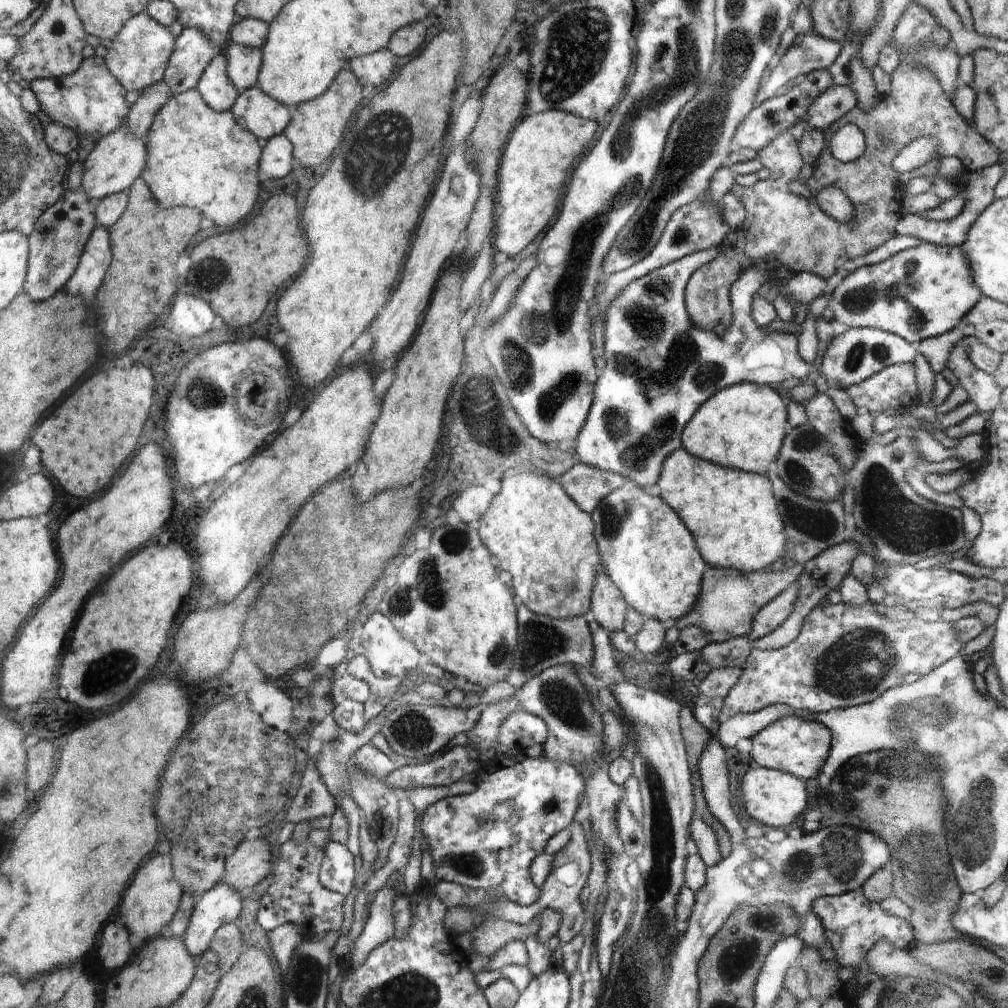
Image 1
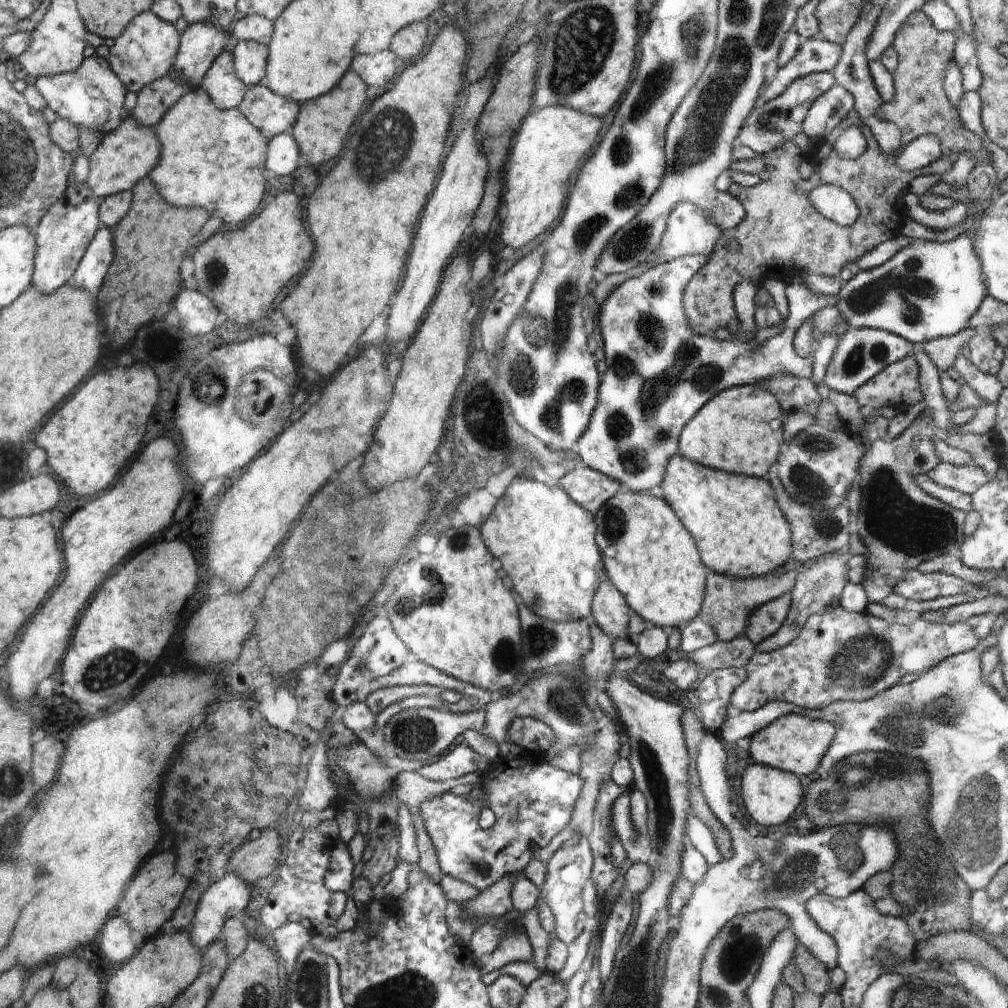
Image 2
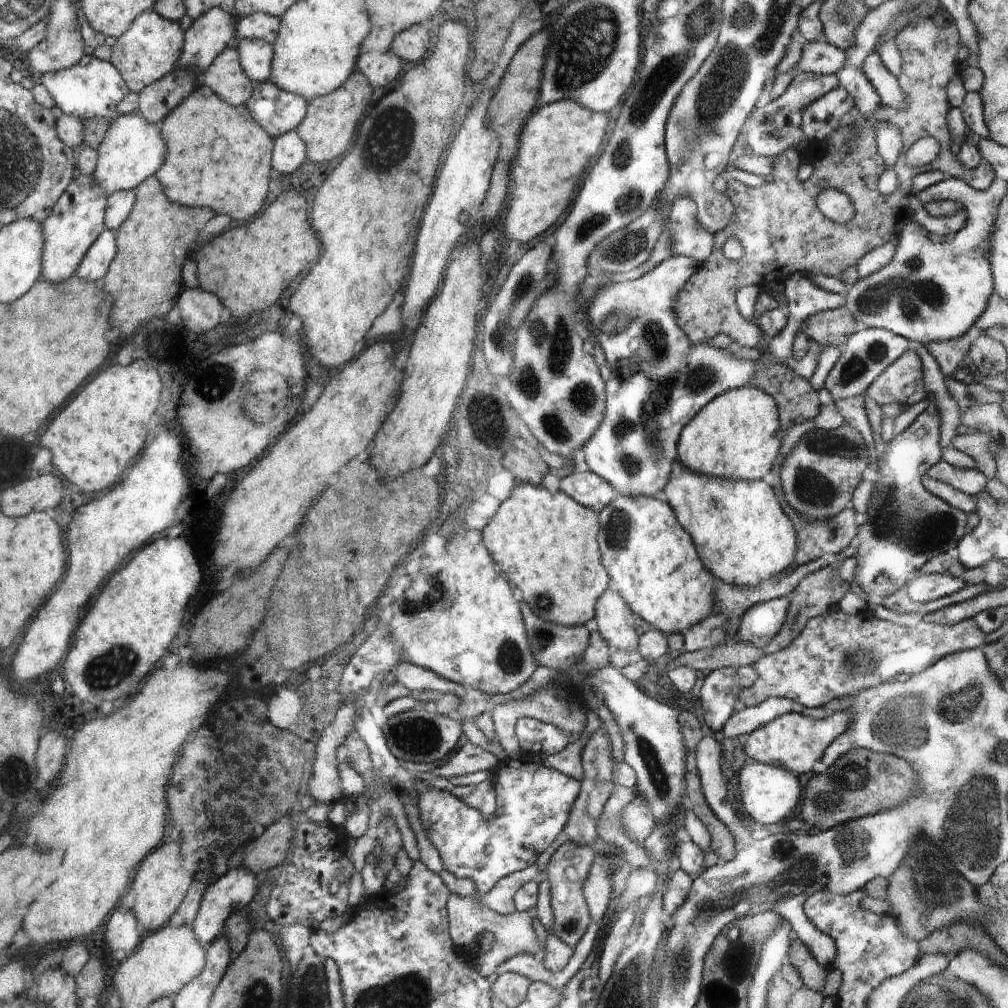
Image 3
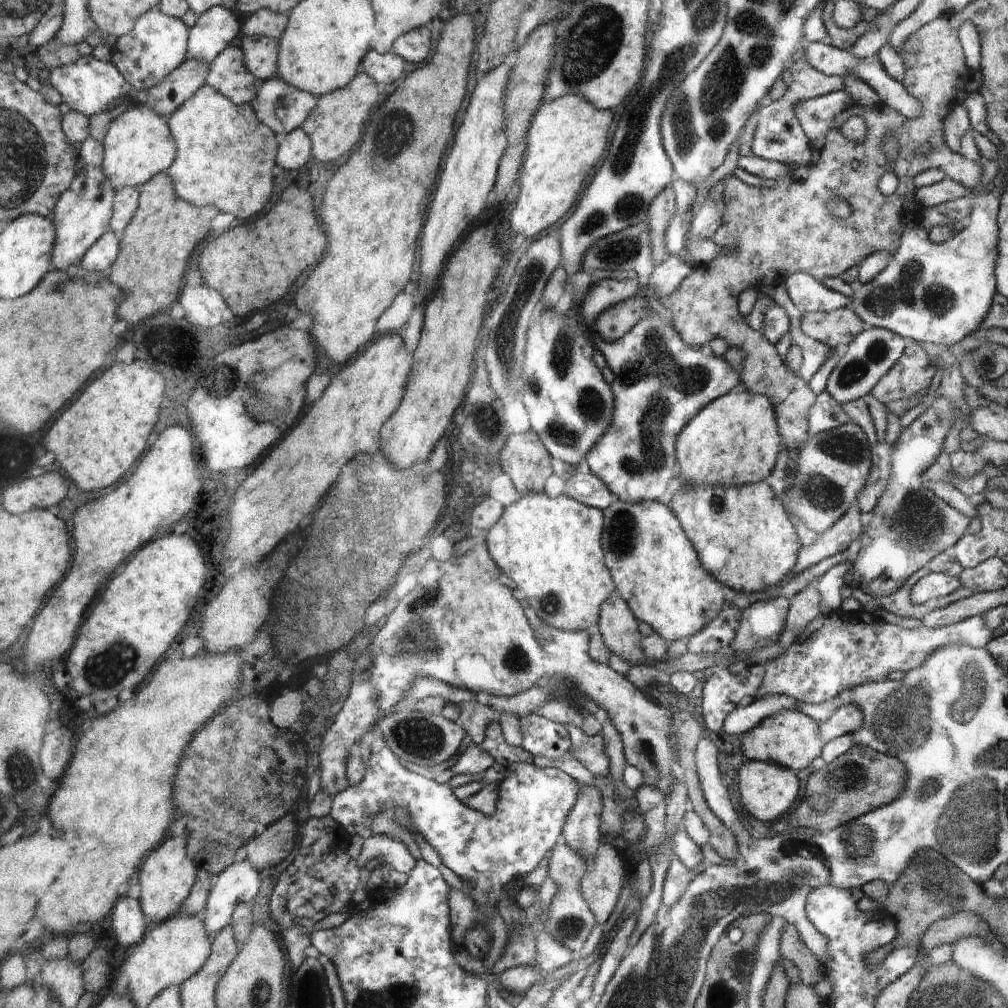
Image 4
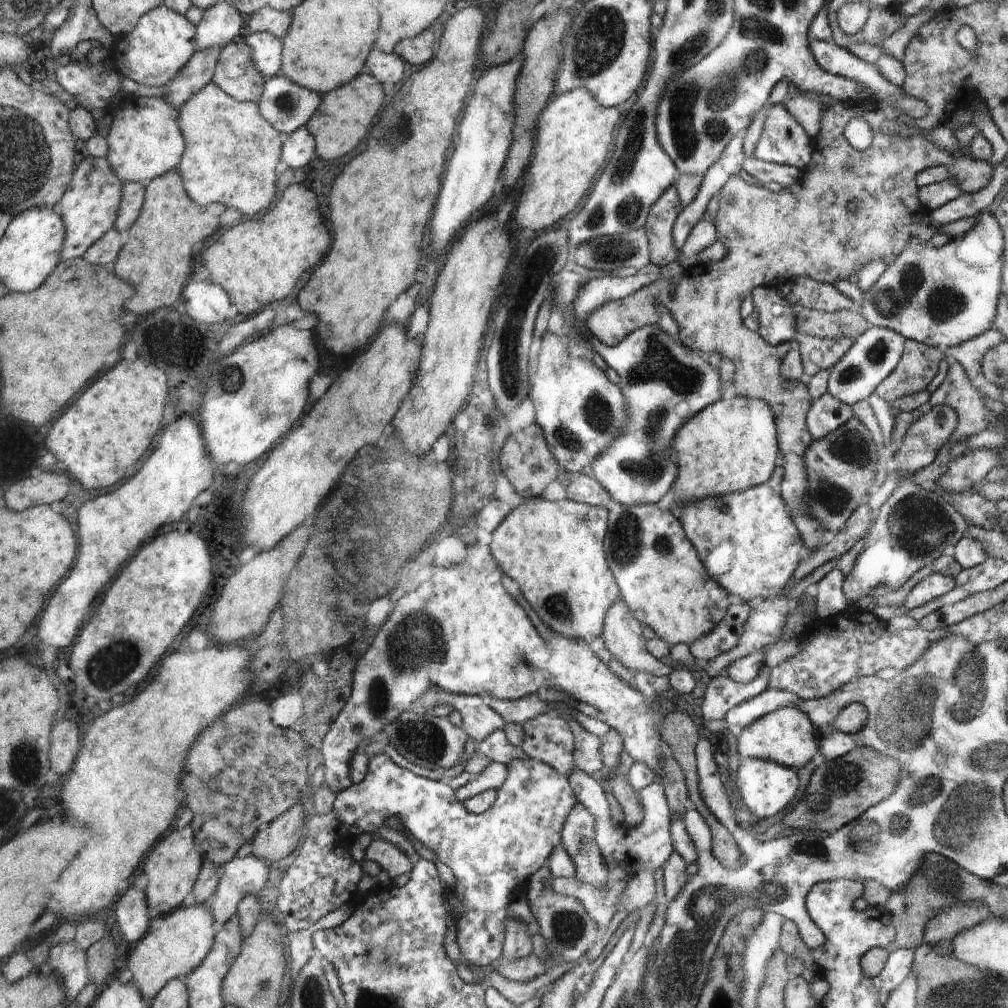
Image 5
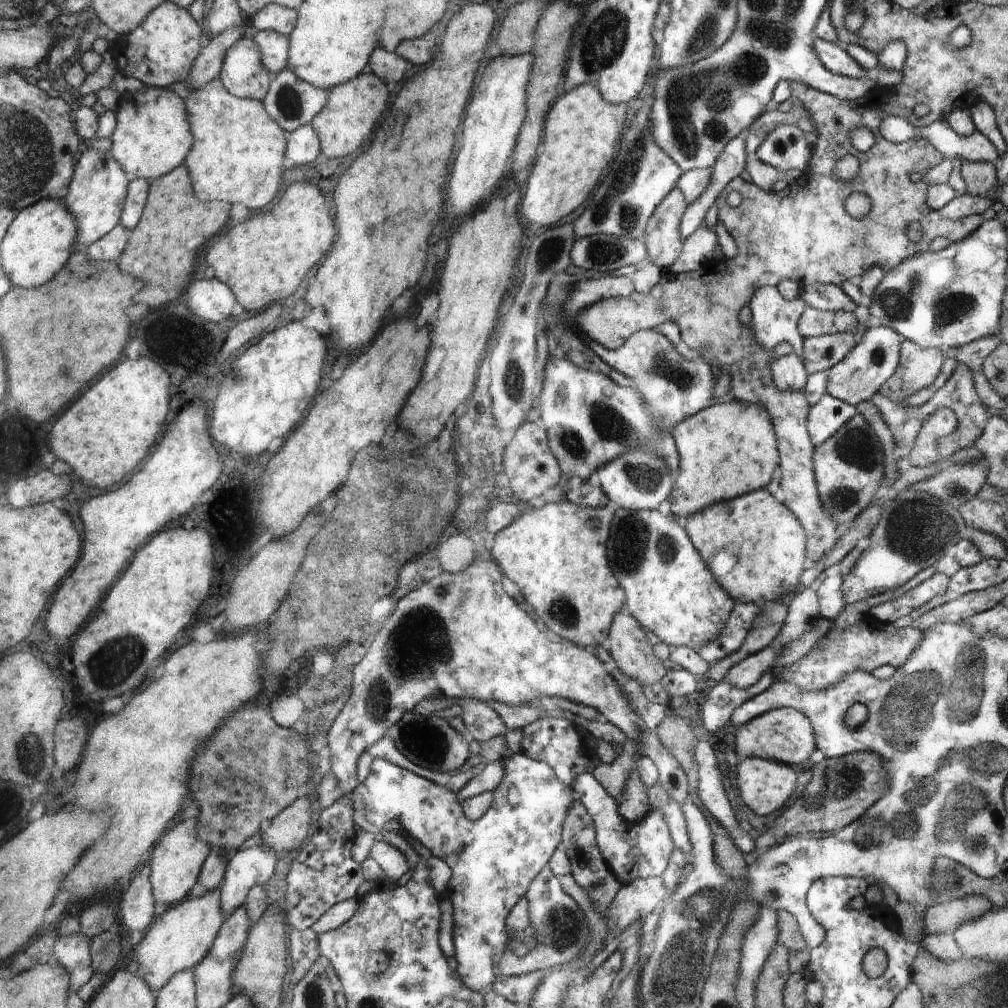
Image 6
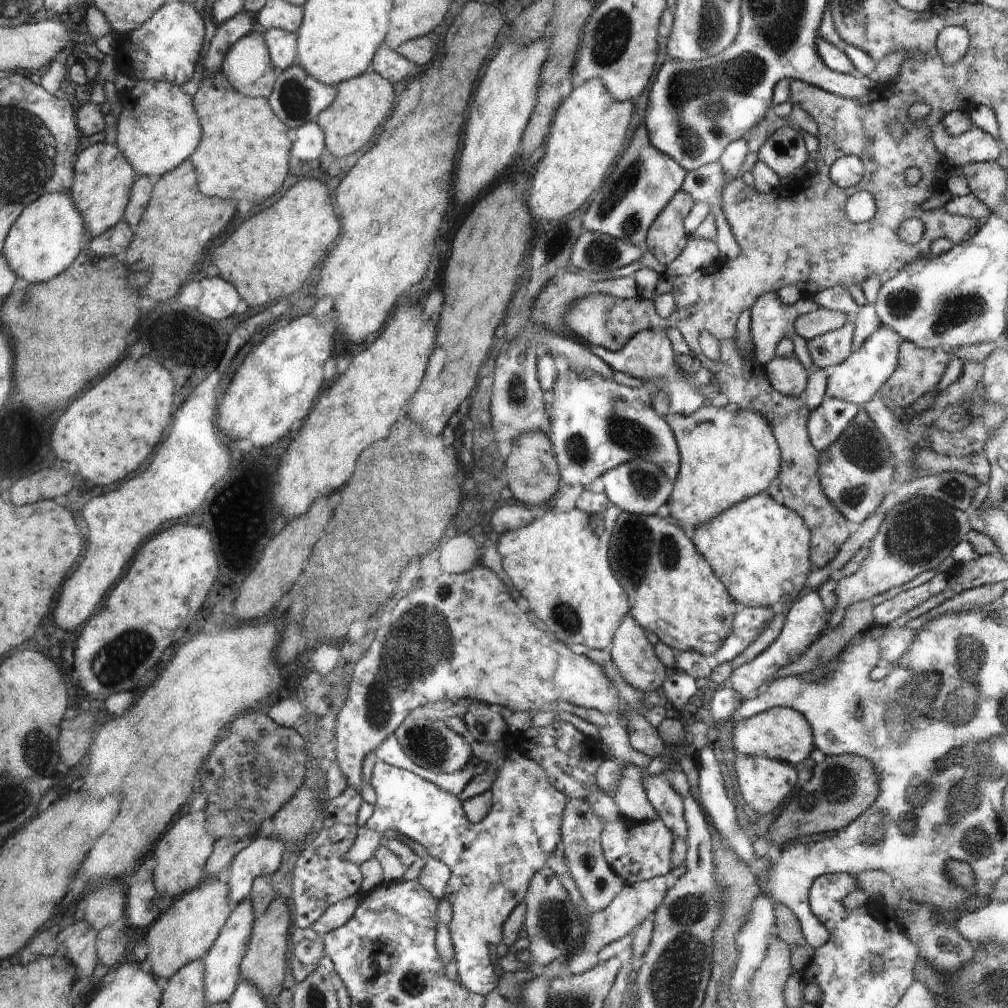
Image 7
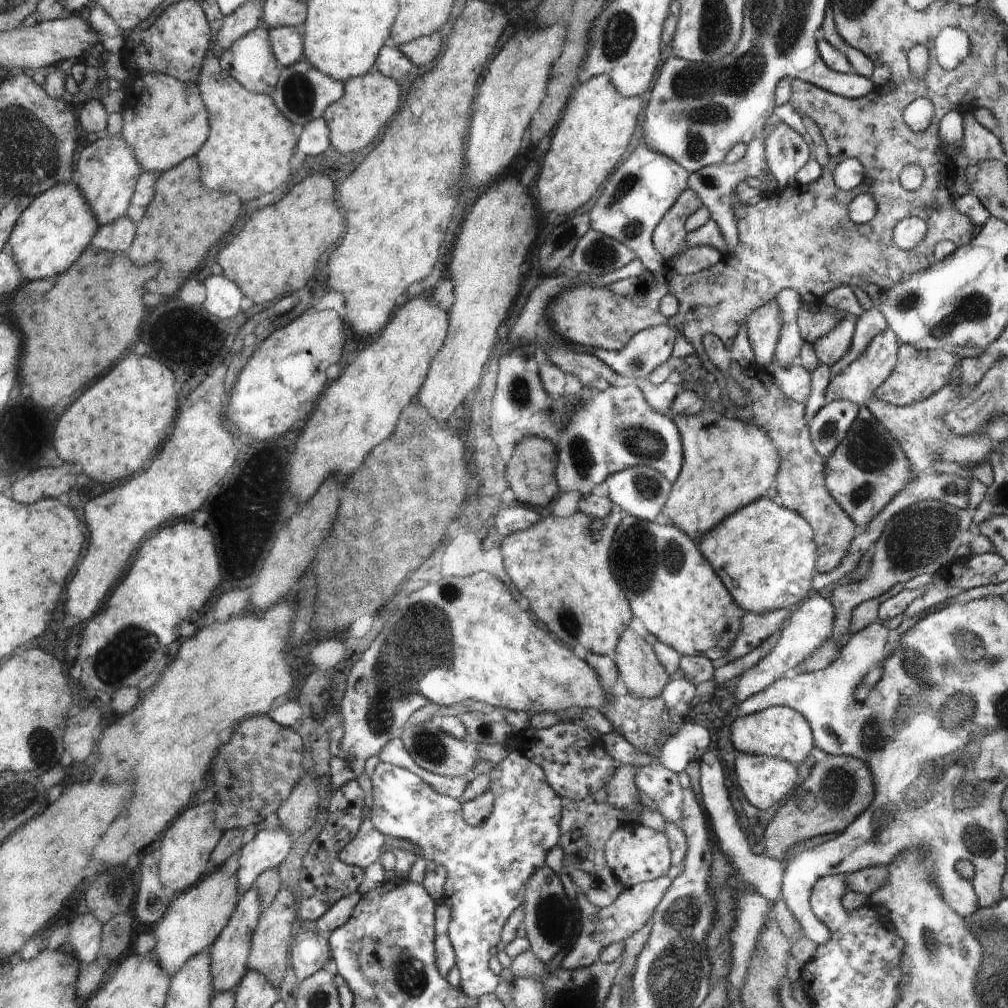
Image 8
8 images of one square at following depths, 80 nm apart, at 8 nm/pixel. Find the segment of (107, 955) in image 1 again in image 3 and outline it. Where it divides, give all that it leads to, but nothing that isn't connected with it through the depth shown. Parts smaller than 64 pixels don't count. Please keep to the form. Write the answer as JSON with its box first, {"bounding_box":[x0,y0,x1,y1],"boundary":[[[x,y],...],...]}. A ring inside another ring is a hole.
{"bounding_box":[102,908,140,957],"boundary":[[[120,908],[108,920],[106,932],[102,934],[104,942],[110,946],[109,952],[117,957],[129,957],[140,945],[139,921],[133,910]]]}

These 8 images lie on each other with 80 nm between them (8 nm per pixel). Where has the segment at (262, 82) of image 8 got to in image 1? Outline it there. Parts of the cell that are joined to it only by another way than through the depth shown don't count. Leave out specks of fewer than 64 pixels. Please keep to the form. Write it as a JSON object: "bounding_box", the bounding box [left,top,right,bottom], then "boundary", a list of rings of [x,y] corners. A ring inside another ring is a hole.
{"bounding_box":[197,54,240,111],"boundary":[[[216,54],[197,84],[201,97],[217,111],[230,111],[240,97],[240,90],[229,77],[227,66],[226,54]]]}

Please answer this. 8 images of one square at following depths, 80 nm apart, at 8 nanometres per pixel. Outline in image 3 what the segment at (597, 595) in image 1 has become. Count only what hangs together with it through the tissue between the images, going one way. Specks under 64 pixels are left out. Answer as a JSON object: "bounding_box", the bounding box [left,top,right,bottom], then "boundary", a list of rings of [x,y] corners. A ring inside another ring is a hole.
{"bounding_box":[596,590,639,656],"boundary":[[[604,590],[596,602],[598,631],[613,649],[622,649],[637,656],[639,636],[634,630],[636,615],[618,592]]]}

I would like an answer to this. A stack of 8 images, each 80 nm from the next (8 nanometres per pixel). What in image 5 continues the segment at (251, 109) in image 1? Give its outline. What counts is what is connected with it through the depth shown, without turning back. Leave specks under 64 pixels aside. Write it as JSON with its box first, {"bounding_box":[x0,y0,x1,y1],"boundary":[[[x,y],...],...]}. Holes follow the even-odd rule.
{"bounding_box":[257,73,321,136],"boundary":[[[281,73],[266,80],[257,106],[260,116],[276,132],[287,136],[308,123],[318,110],[321,98]]]}

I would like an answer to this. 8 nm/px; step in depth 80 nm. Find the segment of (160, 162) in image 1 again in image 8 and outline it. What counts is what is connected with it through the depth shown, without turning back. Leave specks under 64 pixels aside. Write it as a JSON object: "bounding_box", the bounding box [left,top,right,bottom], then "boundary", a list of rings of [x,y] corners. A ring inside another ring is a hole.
{"bounding_box":[196,52,298,194],"boundary":[[[214,52],[208,53],[207,62],[203,66],[202,74],[200,77],[200,82],[197,82],[197,86],[199,87],[200,96],[203,99],[204,106],[207,106],[208,114],[210,115],[210,125],[211,132],[210,136],[207,138],[208,142],[204,144],[204,150],[200,149],[200,154],[196,156],[199,159],[199,167],[202,171],[202,183],[204,186],[208,186],[208,190],[222,190],[222,192],[242,192],[242,186],[244,188],[248,188],[248,190],[258,190],[260,194],[266,194],[266,192],[272,192],[274,188],[278,188],[282,184],[286,184],[286,180],[288,180],[288,176],[290,176],[290,158],[292,158],[292,154],[294,154],[294,148],[296,148],[296,140],[298,140],[298,136],[294,134],[294,128],[292,128],[292,122],[286,118],[274,102],[273,96],[266,93],[255,93],[249,90],[246,90],[229,72],[223,69],[223,65],[219,62],[216,54]]]}

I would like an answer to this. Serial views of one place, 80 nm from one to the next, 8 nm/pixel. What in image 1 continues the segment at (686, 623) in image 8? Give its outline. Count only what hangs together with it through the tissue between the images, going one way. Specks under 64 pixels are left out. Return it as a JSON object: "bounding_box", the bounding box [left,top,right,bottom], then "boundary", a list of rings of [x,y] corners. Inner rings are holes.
{"bounding_box":[591,484,706,627],"boundary":[[[628,484],[610,491],[591,513],[596,542],[604,563],[603,570],[622,591],[627,604],[648,619],[659,620],[666,627],[686,617],[699,598],[700,580],[706,564],[694,537],[668,503],[662,497],[652,496],[643,488]]]}

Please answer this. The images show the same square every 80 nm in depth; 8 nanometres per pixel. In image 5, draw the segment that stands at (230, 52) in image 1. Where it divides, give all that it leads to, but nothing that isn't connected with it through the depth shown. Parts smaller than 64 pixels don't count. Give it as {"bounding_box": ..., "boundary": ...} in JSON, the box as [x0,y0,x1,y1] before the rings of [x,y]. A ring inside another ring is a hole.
{"bounding_box":[244,32,282,80],"boundary":[[[256,32],[248,34],[244,38],[244,42],[252,50],[252,66],[255,66],[262,77],[268,80],[282,73],[282,39],[266,32]]]}

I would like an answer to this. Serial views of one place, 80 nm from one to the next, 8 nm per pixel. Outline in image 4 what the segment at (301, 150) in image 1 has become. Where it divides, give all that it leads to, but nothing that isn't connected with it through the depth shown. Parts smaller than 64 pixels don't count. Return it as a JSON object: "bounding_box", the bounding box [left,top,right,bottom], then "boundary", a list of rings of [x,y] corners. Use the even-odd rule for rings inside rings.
{"bounding_box":[300,72,378,162],"boundary":[[[363,72],[346,87],[316,98],[314,110],[308,114],[308,118],[300,127],[312,142],[311,158],[320,162],[332,162],[342,154],[350,152],[354,144],[362,138],[362,126],[376,98],[378,98],[378,88],[374,84],[374,79]]]}

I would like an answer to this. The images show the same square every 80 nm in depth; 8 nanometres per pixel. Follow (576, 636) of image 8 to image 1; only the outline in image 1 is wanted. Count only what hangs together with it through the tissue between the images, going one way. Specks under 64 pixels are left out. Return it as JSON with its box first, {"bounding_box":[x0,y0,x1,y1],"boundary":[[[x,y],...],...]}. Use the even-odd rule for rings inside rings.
{"bounding_box":[479,472,600,619],"boundary":[[[522,472],[504,478],[502,488],[495,494],[479,520],[480,535],[488,550],[496,555],[504,576],[512,576],[512,590],[524,602],[524,606],[537,615],[553,619],[582,617],[590,610],[590,592],[596,585],[596,568],[600,564],[597,542],[594,542],[592,528],[595,523],[590,520],[574,502],[557,480],[546,474]]]}

